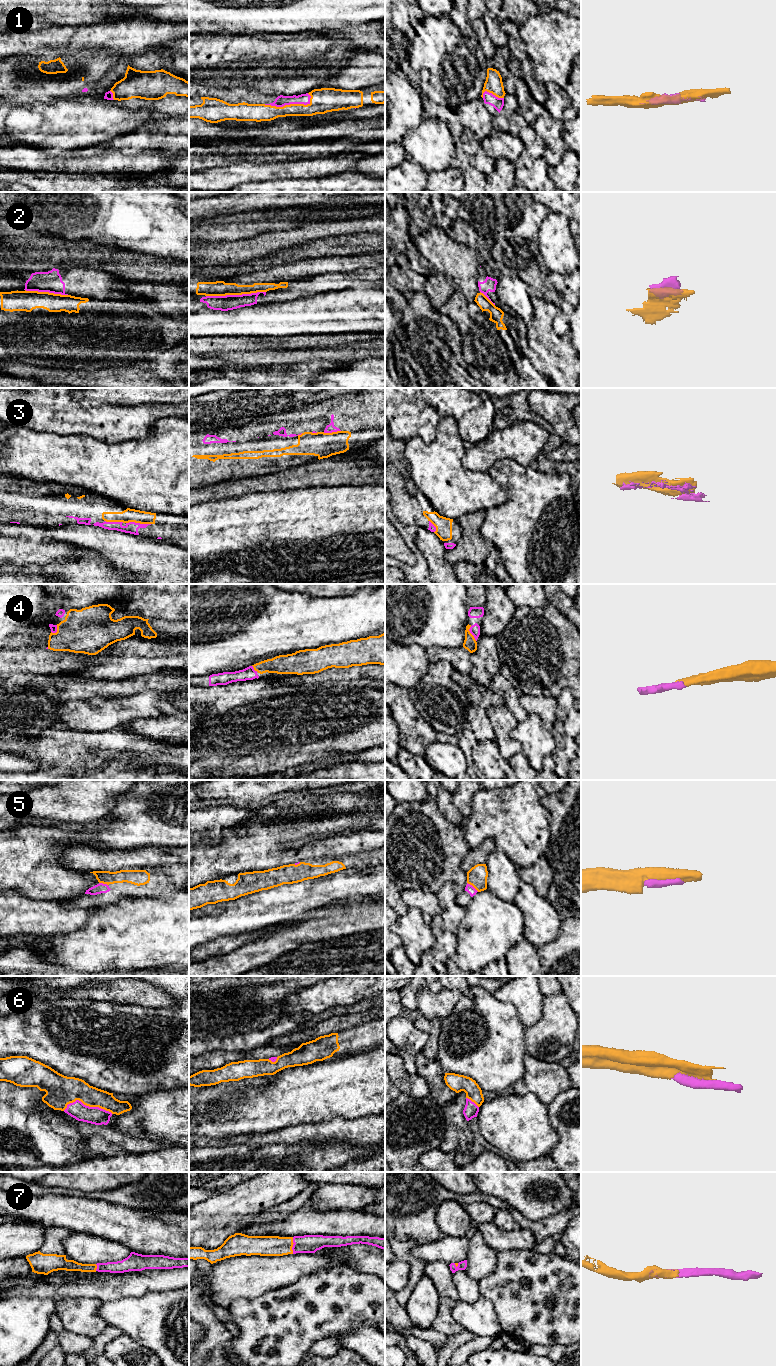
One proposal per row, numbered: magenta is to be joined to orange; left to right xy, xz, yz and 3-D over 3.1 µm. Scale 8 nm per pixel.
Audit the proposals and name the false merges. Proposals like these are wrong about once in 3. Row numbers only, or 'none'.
2

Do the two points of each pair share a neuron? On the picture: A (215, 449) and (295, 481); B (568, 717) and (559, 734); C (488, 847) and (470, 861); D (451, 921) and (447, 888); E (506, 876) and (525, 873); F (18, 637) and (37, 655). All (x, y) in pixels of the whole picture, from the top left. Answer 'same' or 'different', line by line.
A: different
B: different
C: same
D: same
E: different
F: different

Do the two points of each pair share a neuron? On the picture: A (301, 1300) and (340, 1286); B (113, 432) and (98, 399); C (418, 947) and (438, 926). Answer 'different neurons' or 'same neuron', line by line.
A: same neuron
B: different neurons
C: different neurons

